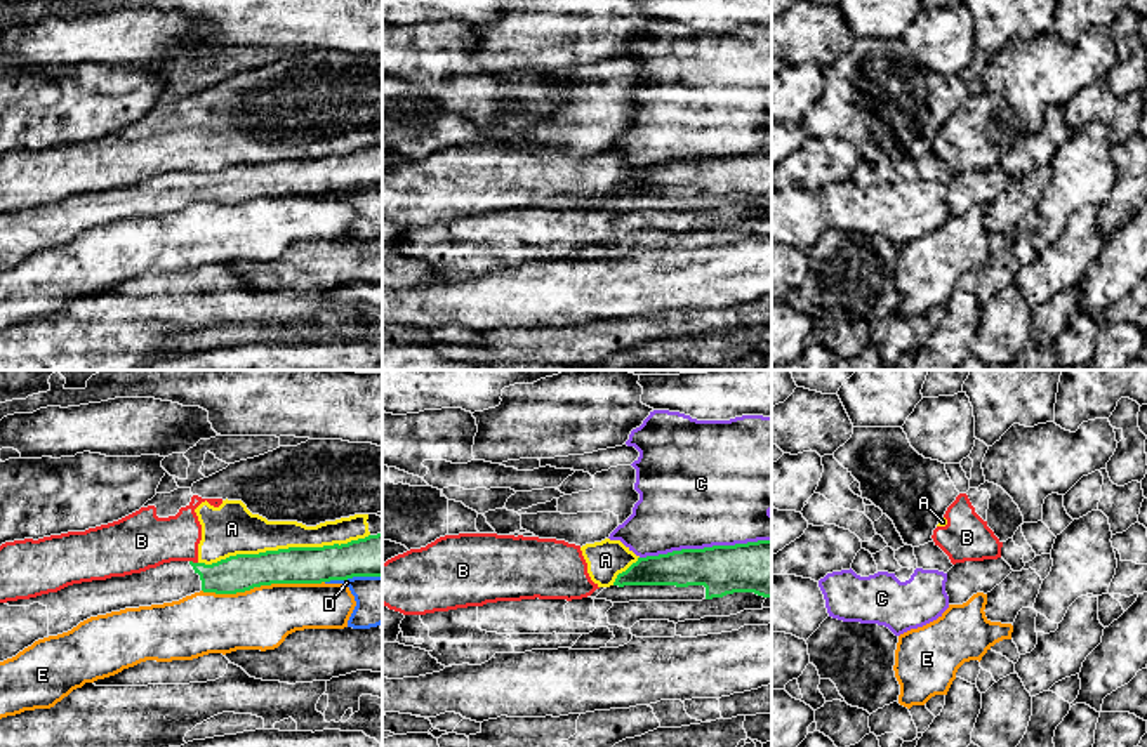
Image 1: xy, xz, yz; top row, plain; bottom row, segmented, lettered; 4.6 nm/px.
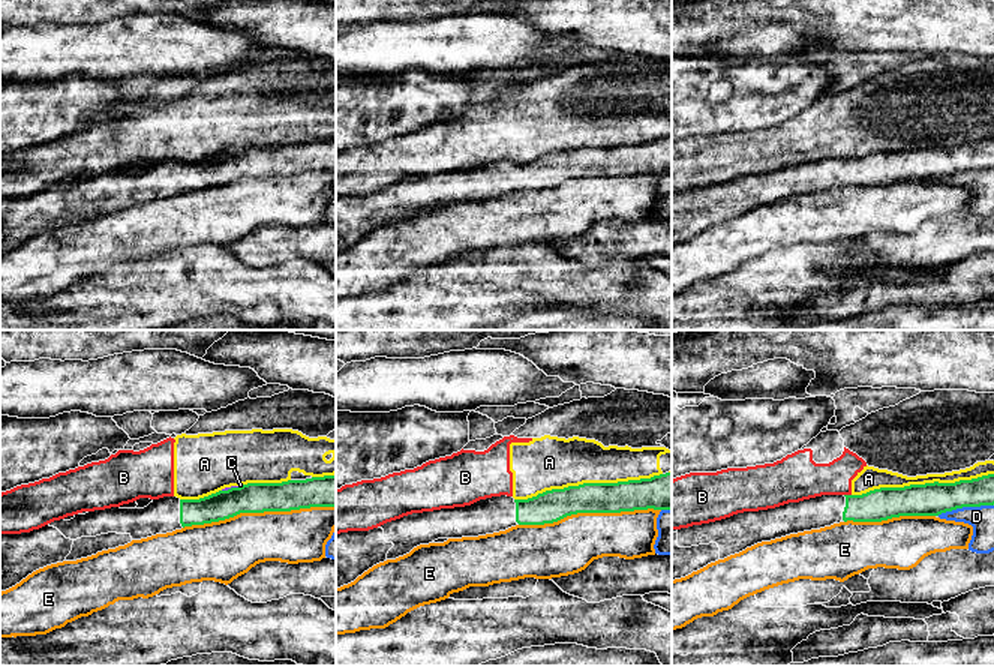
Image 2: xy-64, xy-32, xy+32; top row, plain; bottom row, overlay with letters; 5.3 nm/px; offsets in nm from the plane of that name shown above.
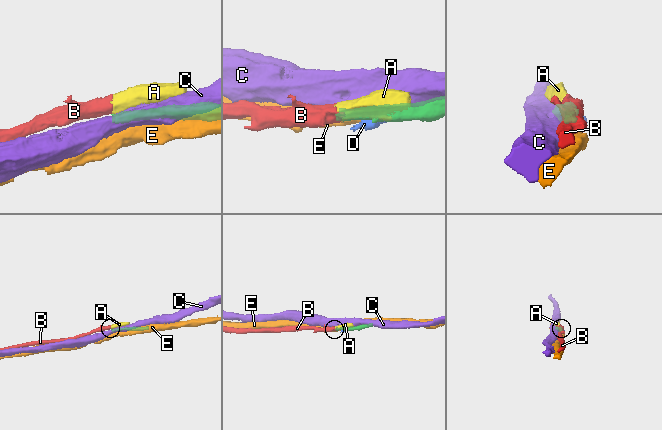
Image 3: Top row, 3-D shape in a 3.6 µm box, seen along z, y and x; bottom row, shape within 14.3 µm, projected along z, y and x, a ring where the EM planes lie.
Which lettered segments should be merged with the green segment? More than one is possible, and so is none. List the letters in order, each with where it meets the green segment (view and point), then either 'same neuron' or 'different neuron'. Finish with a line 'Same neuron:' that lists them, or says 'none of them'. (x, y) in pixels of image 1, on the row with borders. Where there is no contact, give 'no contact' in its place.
A: xy (284, 549) | different neuron
B: xy (192, 561) | different neuron
C: xz (704, 548) | different neuron
D: xy (353, 575) | different neuron
E: xy (263, 584) | different neuron
Same neuron: none of them

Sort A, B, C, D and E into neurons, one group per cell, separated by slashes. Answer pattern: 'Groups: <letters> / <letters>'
Groups: A B / C / D / E

